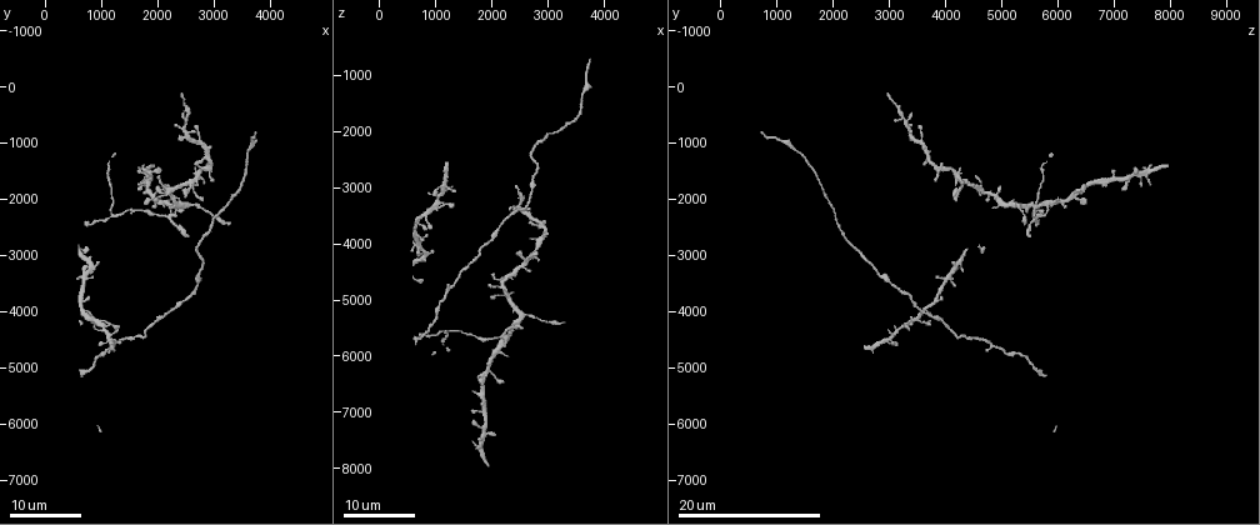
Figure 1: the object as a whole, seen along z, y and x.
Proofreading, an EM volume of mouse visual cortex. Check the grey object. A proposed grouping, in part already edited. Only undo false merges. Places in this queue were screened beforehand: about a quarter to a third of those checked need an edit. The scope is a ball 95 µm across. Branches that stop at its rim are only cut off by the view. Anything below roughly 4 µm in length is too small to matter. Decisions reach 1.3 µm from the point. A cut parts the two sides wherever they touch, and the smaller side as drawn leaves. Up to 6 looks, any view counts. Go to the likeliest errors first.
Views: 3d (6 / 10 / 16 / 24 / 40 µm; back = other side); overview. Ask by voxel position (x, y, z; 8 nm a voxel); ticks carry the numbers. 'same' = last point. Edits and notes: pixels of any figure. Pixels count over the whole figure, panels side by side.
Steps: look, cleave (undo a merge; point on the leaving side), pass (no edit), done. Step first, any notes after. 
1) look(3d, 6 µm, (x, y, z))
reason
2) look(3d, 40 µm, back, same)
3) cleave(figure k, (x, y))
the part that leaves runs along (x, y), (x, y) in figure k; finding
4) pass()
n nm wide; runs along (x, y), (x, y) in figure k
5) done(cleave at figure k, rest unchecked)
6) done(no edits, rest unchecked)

look(3d, 24 µm, (2550, 2050, 5300))
two arms in line, one across

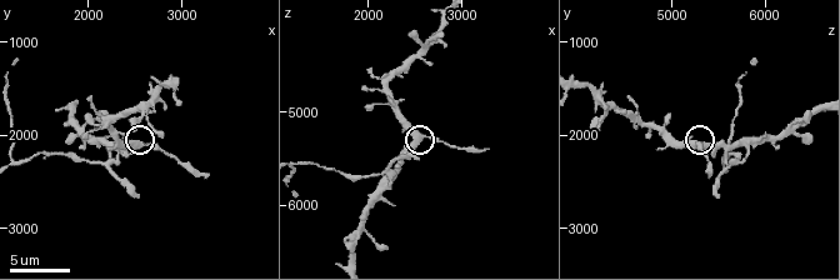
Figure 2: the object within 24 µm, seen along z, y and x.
look(3d, 10 µm, (2550, 2100, 5300))
closer look

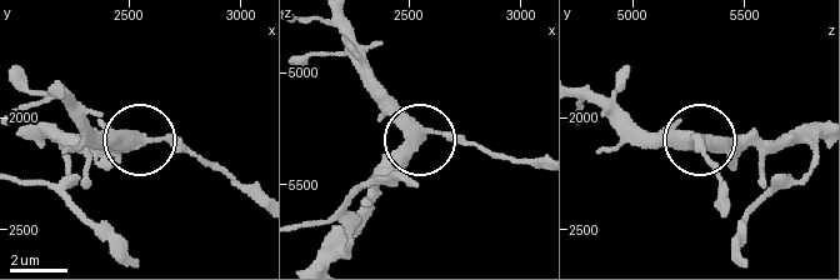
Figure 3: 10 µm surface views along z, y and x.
cleave(figure 3, (195, 153))
370 nm wide; the part that leaves runs along (156, 140), (183, 141), (254, 185) in figure 3; two neurons meet here

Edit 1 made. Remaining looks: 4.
look(overview)

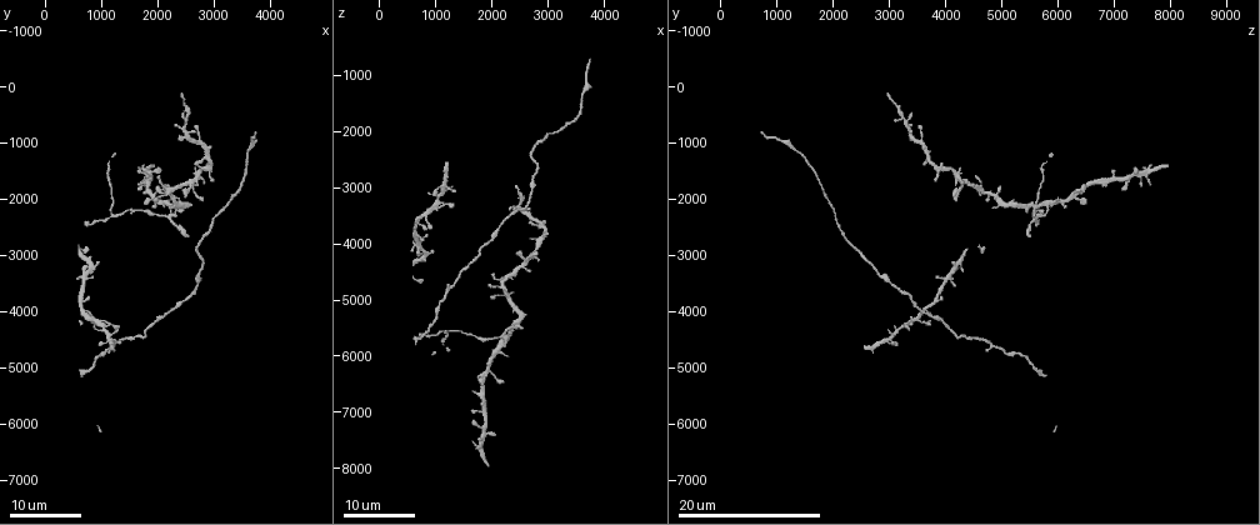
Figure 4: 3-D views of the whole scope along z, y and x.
look(3d, 24 µm, (2500, 3800, 3400))
thin neck

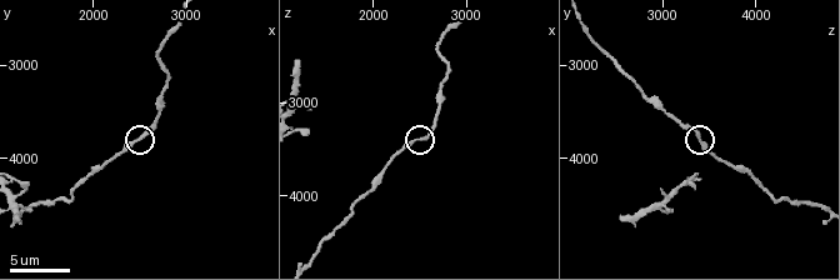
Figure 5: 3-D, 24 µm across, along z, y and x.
look(3d, 6 µm, (2500, 3750, 3400))

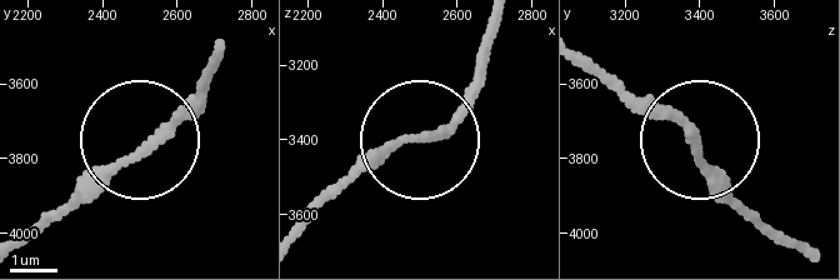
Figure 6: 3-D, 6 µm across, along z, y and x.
pass()
200 nm wide; one neuron here

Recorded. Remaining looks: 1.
done(cleave at figure 3, rest unchecked)

